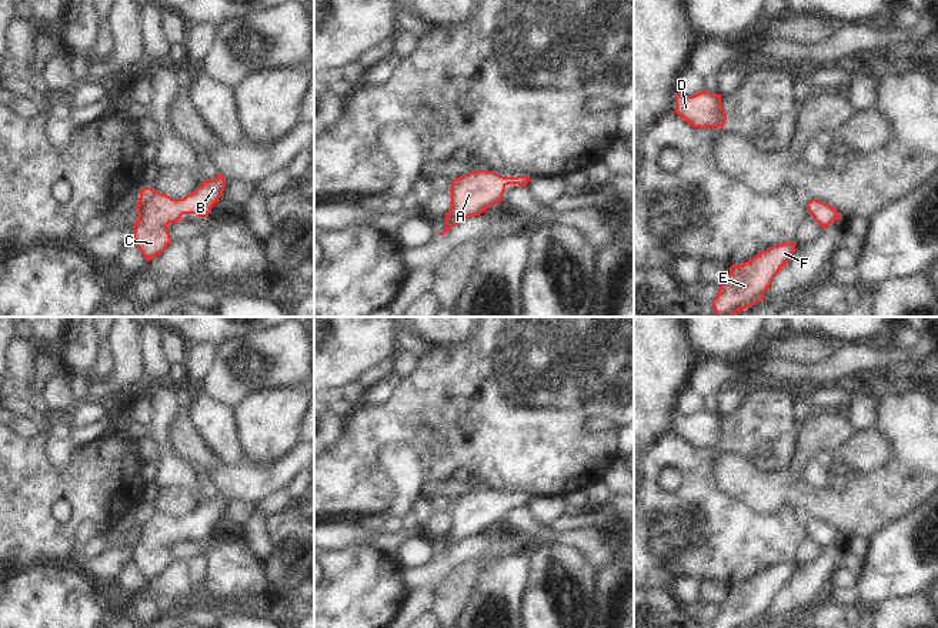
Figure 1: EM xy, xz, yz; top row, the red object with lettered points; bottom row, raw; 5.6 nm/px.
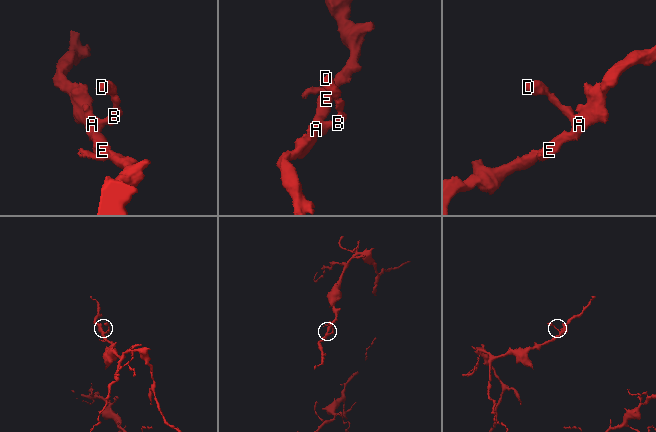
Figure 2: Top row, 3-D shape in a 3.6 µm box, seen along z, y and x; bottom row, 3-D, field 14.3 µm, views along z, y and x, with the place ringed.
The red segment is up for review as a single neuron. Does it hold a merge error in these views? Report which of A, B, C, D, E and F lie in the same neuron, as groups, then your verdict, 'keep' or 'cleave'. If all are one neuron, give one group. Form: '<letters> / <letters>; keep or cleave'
A B C D E F; keep

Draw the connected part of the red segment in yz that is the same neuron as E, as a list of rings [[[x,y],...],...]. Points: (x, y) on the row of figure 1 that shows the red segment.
[[[797,241],[777,244],[742,264],[732,264],[727,280],[718,285],[718,294],[712,300],[715,317],[732,317],[762,301],[774,277],[790,263],[795,244]]]

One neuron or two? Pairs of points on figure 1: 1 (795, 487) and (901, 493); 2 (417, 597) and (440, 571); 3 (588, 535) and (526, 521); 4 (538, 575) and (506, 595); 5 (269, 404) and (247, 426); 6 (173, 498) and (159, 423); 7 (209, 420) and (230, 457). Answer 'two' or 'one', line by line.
1: one
2: two
3: one
4: two
5: one
6: two
7: one

